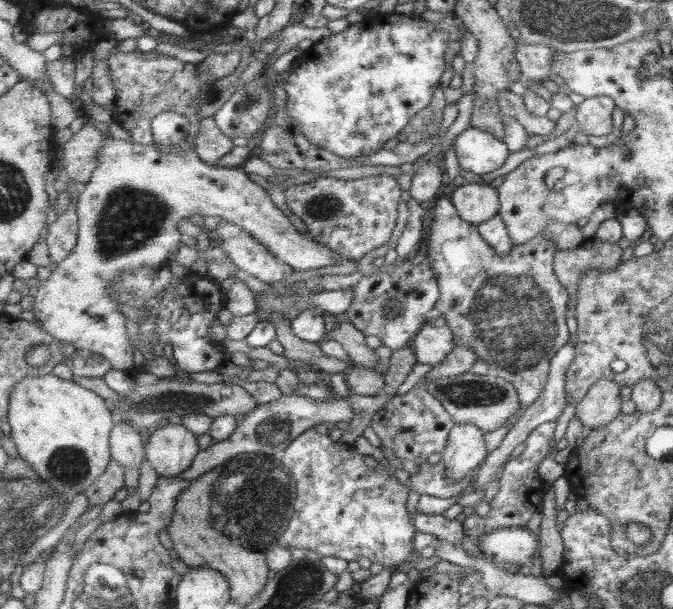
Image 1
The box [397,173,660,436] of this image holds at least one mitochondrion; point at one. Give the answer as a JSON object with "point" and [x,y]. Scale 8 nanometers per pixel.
{"point":[515,321]}

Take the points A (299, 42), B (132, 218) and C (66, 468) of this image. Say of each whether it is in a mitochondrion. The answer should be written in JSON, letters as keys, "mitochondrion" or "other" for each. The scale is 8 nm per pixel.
{"A":"other","B":"mitochondrion","C":"mitochondrion"}

